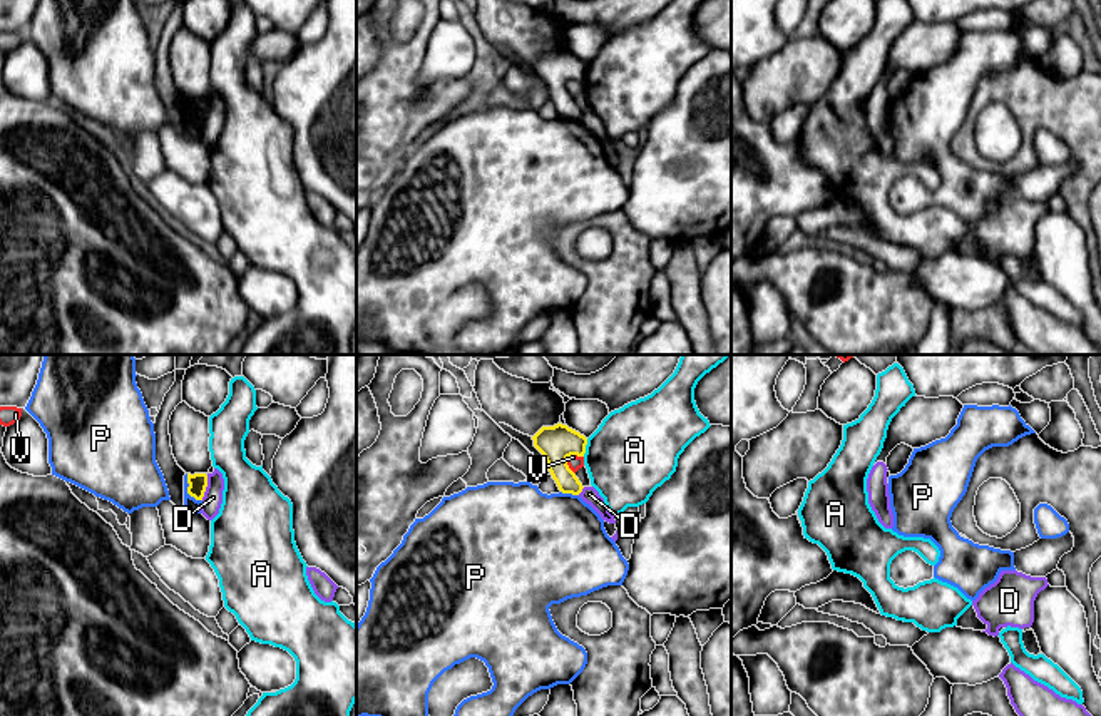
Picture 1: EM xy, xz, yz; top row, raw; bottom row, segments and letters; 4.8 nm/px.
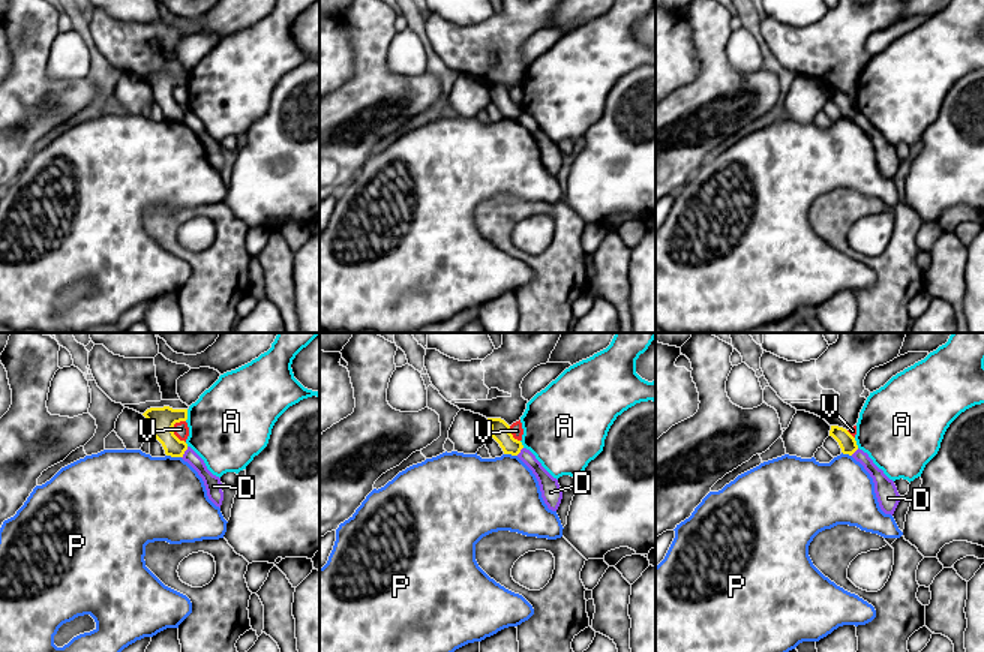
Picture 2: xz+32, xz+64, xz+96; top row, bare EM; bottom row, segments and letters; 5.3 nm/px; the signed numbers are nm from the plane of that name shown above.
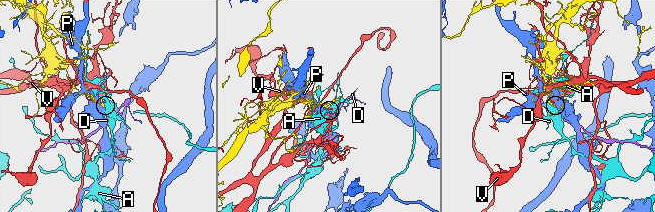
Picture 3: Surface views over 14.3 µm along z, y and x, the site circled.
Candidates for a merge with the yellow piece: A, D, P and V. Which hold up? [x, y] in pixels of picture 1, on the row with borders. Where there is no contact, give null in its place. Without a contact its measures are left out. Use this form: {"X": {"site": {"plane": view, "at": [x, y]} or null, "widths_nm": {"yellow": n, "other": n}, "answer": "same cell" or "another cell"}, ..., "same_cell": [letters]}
{"A": {"site": {"plane": "xz", "at": [584, 447]}, "widths_nm": {"yellow": 170, "other": 420}, "answer": "another cell"}, "D": {"site": {"plane": "xy", "at": [206, 485]}, "widths_nm": {"yellow": 90, "other": 100}, "answer": "another cell"}, "P": {"site": {"plane": "xy", "at": [188, 490]}, "widths_nm": {"yellow": 90, "other": 80}, "answer": "another cell"}, "V": {"site": {"plane": "xz", "at": [566, 464]}, "widths_nm": {"yellow": 170, "other": 70}, "answer": "another cell"}, "same_cell": []}

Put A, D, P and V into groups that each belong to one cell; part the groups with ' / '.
A / D / P / V

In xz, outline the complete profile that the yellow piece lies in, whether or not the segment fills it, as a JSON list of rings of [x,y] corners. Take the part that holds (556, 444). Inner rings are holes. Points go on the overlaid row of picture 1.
[[[557,423],[542,427],[532,440],[534,447],[544,455],[559,490],[579,495],[584,487],[566,460],[571,455],[584,457],[587,438],[567,425]]]

